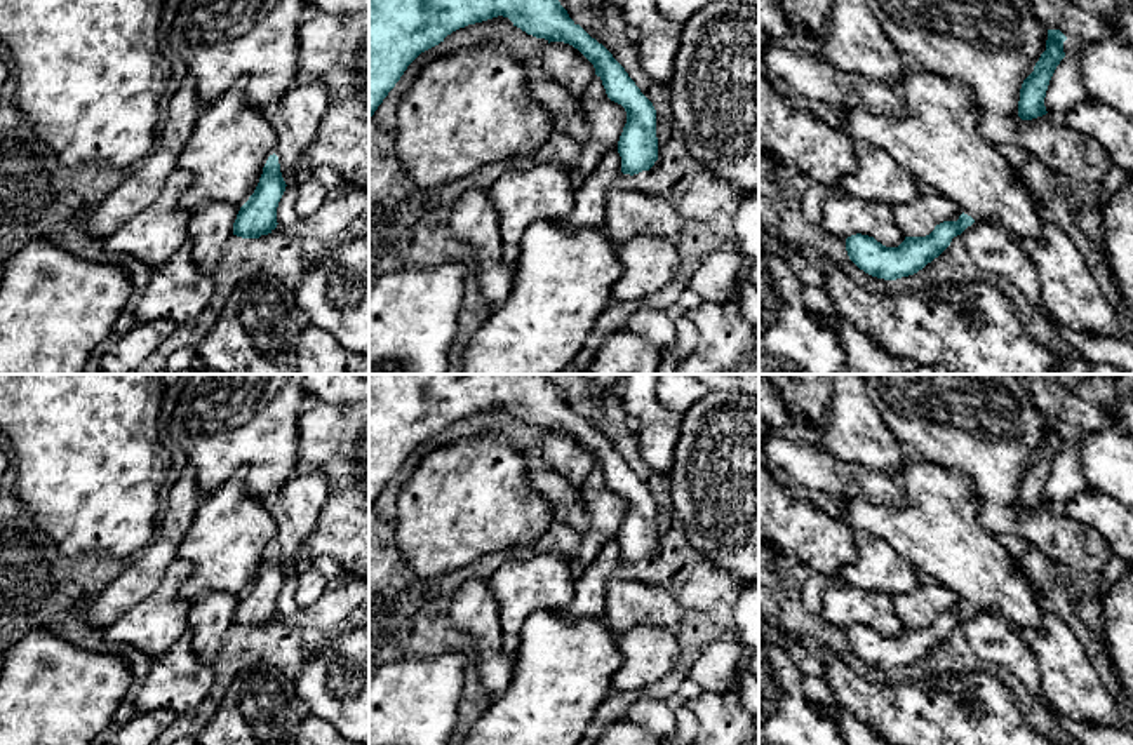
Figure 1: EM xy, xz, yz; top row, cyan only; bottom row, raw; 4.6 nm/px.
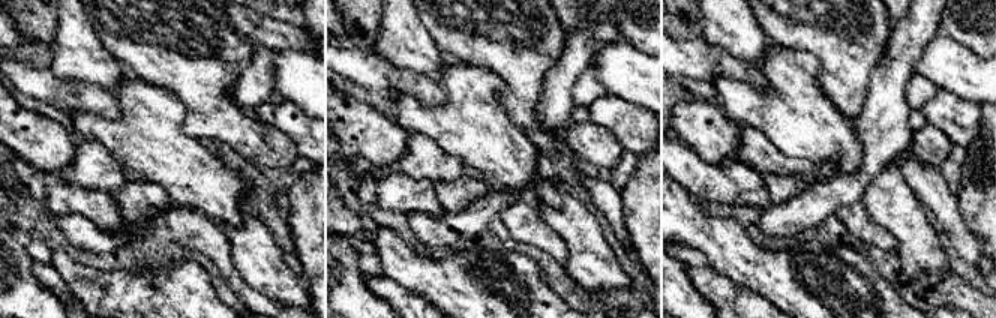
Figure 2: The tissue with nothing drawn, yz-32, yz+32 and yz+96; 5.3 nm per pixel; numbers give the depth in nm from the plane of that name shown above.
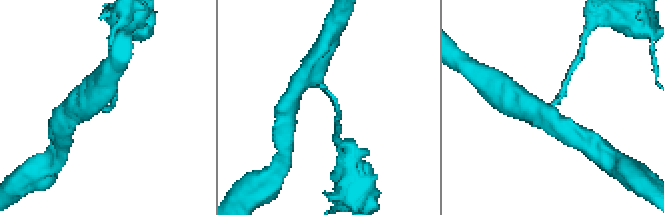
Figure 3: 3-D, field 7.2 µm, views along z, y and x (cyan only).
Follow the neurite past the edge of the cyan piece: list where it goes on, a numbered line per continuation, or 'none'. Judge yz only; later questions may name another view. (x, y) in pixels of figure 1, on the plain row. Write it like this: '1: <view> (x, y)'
none

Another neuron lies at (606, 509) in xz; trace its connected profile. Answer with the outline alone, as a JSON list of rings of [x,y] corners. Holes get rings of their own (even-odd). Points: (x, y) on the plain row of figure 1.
[[[595,465],[581,487],[583,503],[590,513],[590,529],[583,533],[581,545],[571,559],[574,576],[580,576],[618,538],[627,513],[627,501],[606,484],[600,466]]]

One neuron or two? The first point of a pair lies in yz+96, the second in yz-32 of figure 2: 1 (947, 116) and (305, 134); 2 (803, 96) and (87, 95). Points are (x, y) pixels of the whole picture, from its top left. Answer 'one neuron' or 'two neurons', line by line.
1: one neuron
2: two neurons

